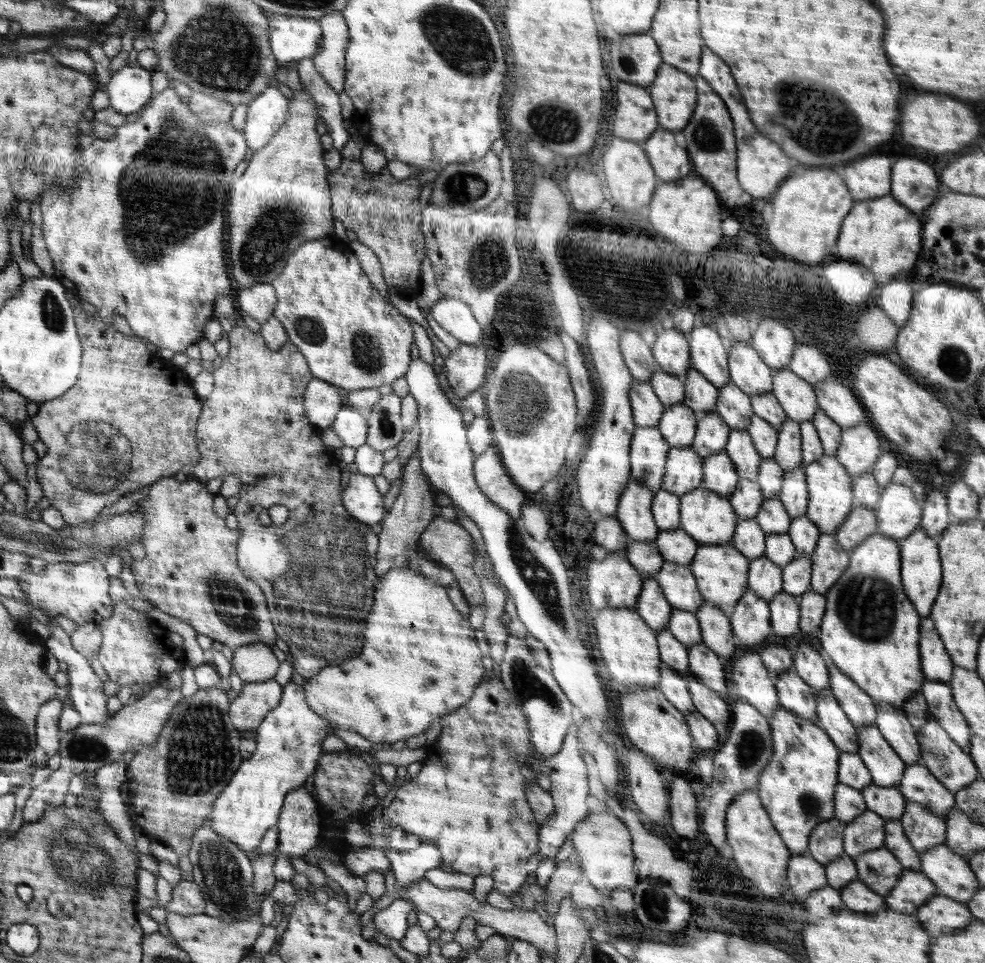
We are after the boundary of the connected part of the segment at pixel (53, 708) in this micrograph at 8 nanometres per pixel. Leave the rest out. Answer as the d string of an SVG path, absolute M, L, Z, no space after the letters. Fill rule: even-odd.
M54 698L49 703L42 704L40 714L37 716L38 746L43 748L50 758L60 751L62 735L60 721L64 705L64 702Z

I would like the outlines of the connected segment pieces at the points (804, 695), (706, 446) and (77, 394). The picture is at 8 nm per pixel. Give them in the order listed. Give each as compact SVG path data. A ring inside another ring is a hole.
M791 669L773 679L779 706L802 719L818 724L815 692L797 676L795 670Z
M715 411L704 413L698 417L695 437L691 444L698 456L712 456L725 450L731 428L722 420Z
M68 293L68 299L70 300L70 304L72 304L73 313L76 317L77 333L78 336L80 336L80 342L82 342L82 372L79 372L75 385L69 388L64 395L40 403L38 412L34 417L30 418L30 421L39 434L39 440L47 446L48 450L48 452L36 462L36 478L42 488L42 496L44 496L46 500L49 500L50 506L58 510L67 525L77 527L78 525L91 525L91 522L97 518L101 510L104 510L106 506L110 507L112 504L118 502L120 497L124 496L124 494L137 492L145 486L149 486L149 484L154 484L161 478L168 478L169 476L176 475L177 472L183 470L184 467L194 467L198 465L200 454L198 454L195 432L203 403L194 392L191 385L192 381L188 379L184 371L182 371L182 368L177 368L170 360L157 357L155 353L146 348L147 342L144 342L143 338L128 338L125 333L114 330L111 324L100 321L100 317L97 315L88 317L86 311L80 309L80 299L71 293Z

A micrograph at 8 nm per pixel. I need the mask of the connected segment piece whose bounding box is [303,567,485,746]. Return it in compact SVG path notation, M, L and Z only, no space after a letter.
M408 567L393 568L384 576L375 580L373 592L373 607L371 608L368 618L368 626L365 630L365 641L363 644L360 656L354 657L353 660L344 662L340 665L322 668L318 674L311 676L305 684L304 697L306 703L320 717L330 721L338 727L338 729L354 731L373 743L390 743L394 746L399 746L406 742L410 737L422 735L425 731L438 719L442 719L446 714L454 712L457 708L466 704L476 686L480 685L484 680L485 669L482 663L482 652L476 639L474 638L474 629L470 626L469 619L462 616L461 612L453 605L449 599L446 589L433 580L426 578L424 575L417 573L415 570L410 570Z

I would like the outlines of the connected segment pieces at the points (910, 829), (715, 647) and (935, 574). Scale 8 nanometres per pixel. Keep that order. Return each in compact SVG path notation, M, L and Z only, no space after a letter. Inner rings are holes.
M907 800L904 814L899 821L914 850L920 854L929 848L945 844L945 818L936 816L923 804Z
M703 601L695 615L699 620L703 643L723 662L732 662L736 645L729 616L708 601Z
M918 528L900 541L901 583L903 584L908 600L914 605L916 612L922 617L928 617L938 596L942 568L938 556L938 539L930 538L922 528Z

